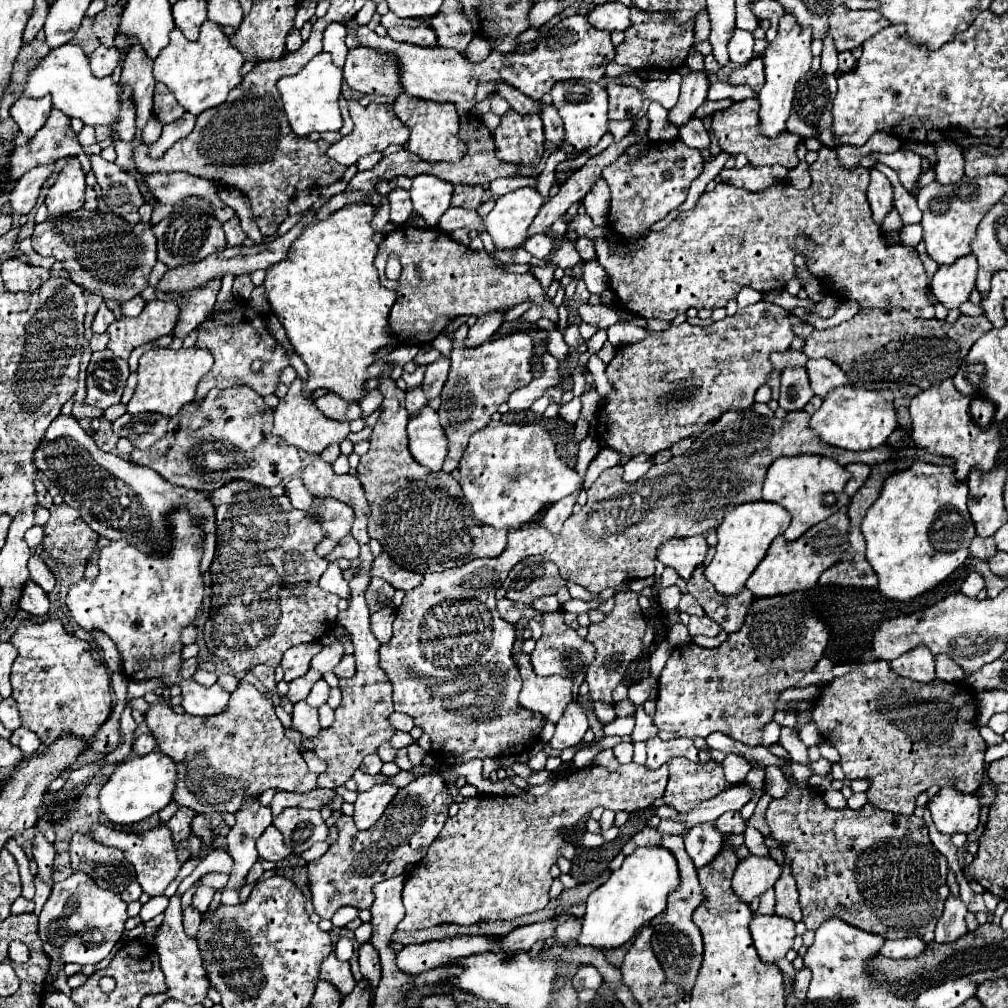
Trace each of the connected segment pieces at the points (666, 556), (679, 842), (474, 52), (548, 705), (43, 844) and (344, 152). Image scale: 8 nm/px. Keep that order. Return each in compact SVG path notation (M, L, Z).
M688 536L688 538L670 538L660 544L656 550L656 558L664 566L672 566L682 578L690 578L692 570L704 562L708 552L708 544L704 536Z
M662 836L662 846L672 850L672 854L676 856L678 866L680 866L682 884L680 884L680 890L674 890L668 896L668 908L664 912L664 918L660 920L660 924L654 926L652 948L654 948L658 962L662 964L664 974L668 976L668 980L672 984L676 984L676 988L680 988L684 994L690 994L694 988L696 976L700 972L700 966L702 966L702 936L700 936L700 930L692 922L692 912L700 904L702 892L700 892L700 884L696 878L696 868L692 866L692 860L688 858L688 854L684 850L684 838L682 836Z
M475 36L463 55L470 62L482 62L484 58L488 58L488 54L490 54L488 42L484 38L480 38L480 36Z
M516 636L514 662L518 664L520 676L524 680L522 692L520 692L520 706L544 714L544 718L550 722L558 722L566 706L574 702L574 696L572 696L574 682L572 678L564 678L564 676L550 676L550 678L536 676L530 664L530 656L520 652L520 644L522 644L522 638Z
M36 832L34 840L32 840L32 848L34 848L34 860L38 864L38 878L52 886L52 864L54 864L54 856L56 856L56 850L50 842L46 842L44 834L42 832Z
M348 102L348 110L350 110L350 118L354 120L352 132L348 136L344 136L342 140L334 142L326 152L326 156L336 160L338 164L350 166L350 164L356 164L360 160L360 156L368 156L376 150L384 150L390 144L406 144L410 130L392 112L386 112L386 106L370 104L364 108L358 102Z

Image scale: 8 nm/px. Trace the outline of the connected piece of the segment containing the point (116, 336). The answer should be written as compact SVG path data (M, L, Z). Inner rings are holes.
M152 300L146 302L144 310L136 318L122 316L108 326L110 342L108 350L112 350L118 358L128 358L130 350L156 340L164 334L170 334L178 320L178 308L174 302Z

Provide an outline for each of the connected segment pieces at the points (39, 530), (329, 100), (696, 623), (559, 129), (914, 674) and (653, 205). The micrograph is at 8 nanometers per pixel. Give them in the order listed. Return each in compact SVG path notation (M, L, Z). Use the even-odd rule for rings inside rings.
M32 526L24 536L24 540L28 542L30 548L36 548L42 542L42 538L44 538L44 528L42 526Z
M328 52L316 54L298 74L284 76L278 80L276 86L282 96L284 112L296 136L308 136L310 132L326 132L342 128L342 116L338 110L340 84L342 84L342 68L336 68L332 64Z
M690 616L690 624L688 624L690 636L718 636L722 632L722 628L708 616Z
M542 104L542 112L540 112L540 118L544 122L544 132L546 132L546 140L552 142L556 148L560 148L564 144L564 126L562 126L562 120L556 112L554 106L548 106L548 104Z
M916 646L890 662L890 668L902 678L930 682L934 678L934 656L926 646Z
M652 142L650 150L644 156L638 156L630 162L624 154L608 168L604 168L602 178L608 182L612 190L612 204L608 214L610 230L628 240L632 236L642 234L654 222L662 220L670 210L678 208L688 194L690 182L702 170L702 156L698 150L684 146L684 142Z

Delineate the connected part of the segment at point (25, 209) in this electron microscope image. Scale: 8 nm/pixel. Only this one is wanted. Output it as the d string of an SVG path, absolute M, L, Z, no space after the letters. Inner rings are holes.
M54 166L28 170L28 172L20 178L20 182L16 182L16 186L14 186L14 190L12 190L12 196L10 196L12 212L16 212L16 214L28 214L28 212L34 208L34 204L36 204L40 186L44 184L44 180L46 180L52 172L54 172Z

